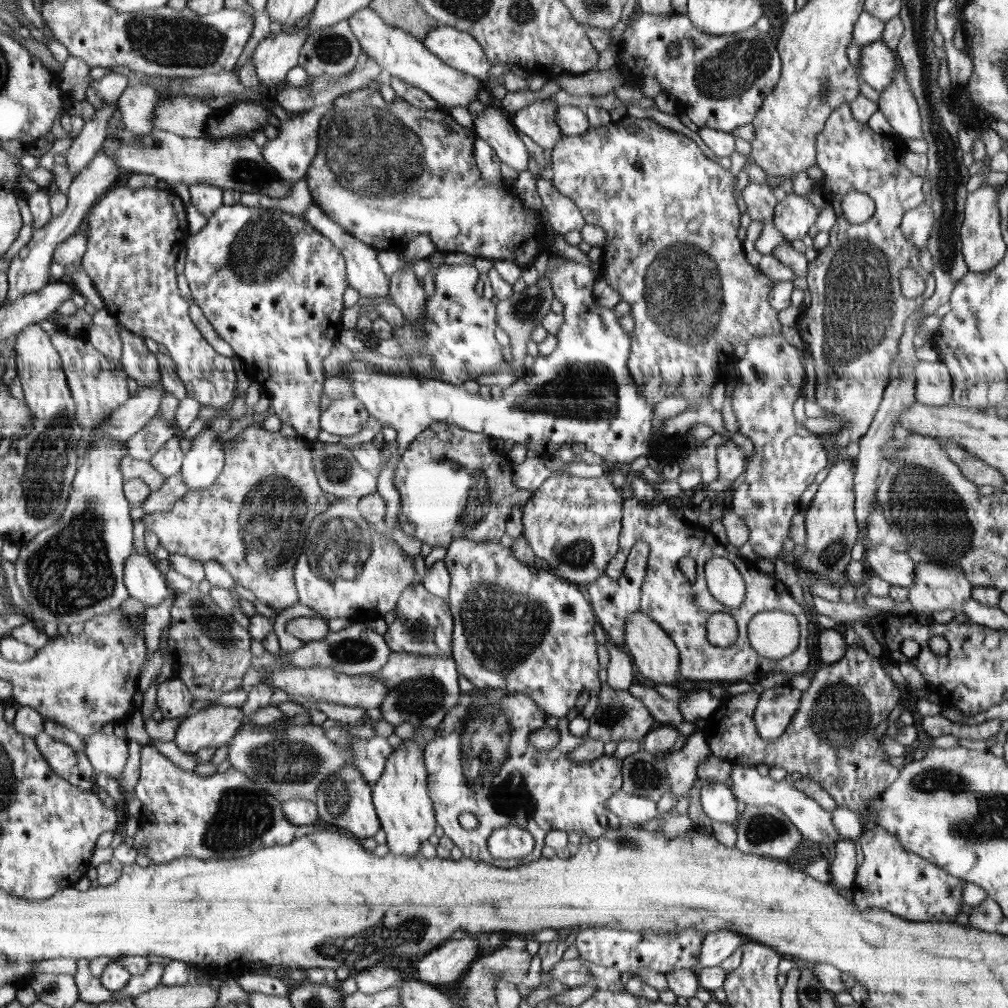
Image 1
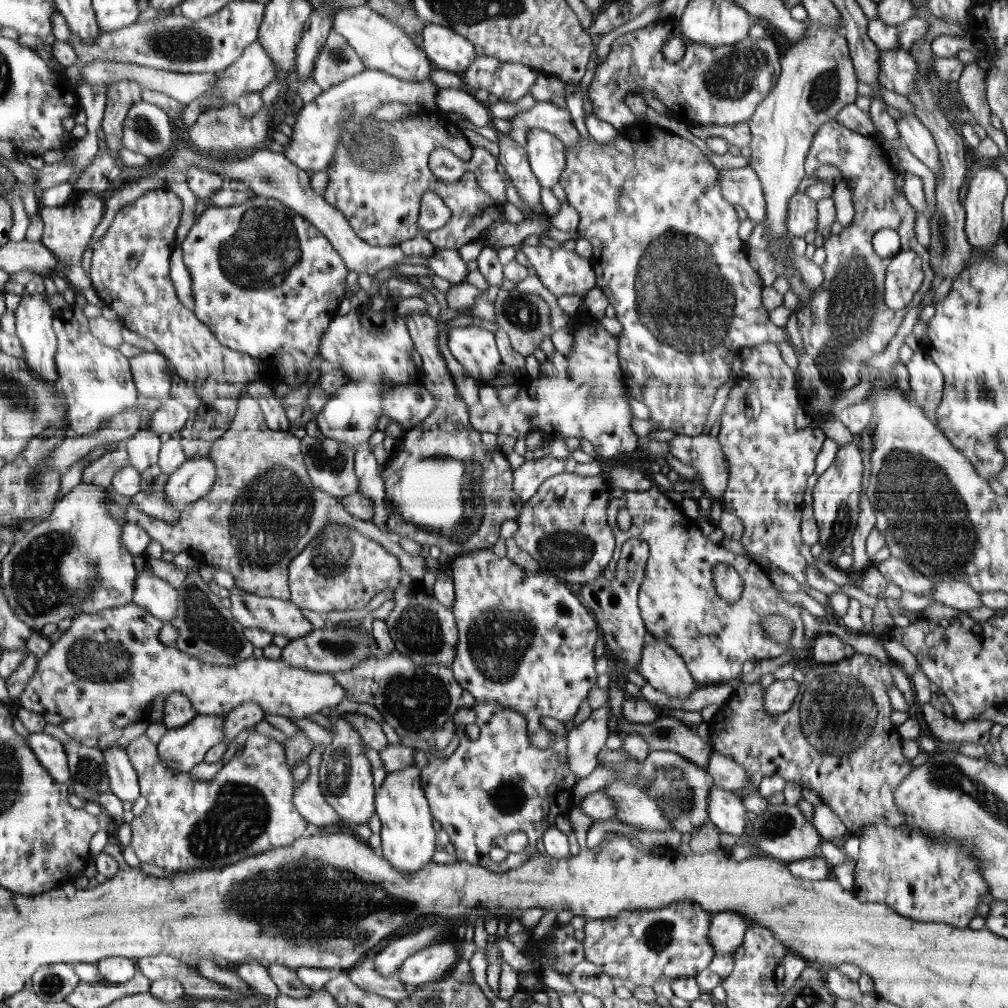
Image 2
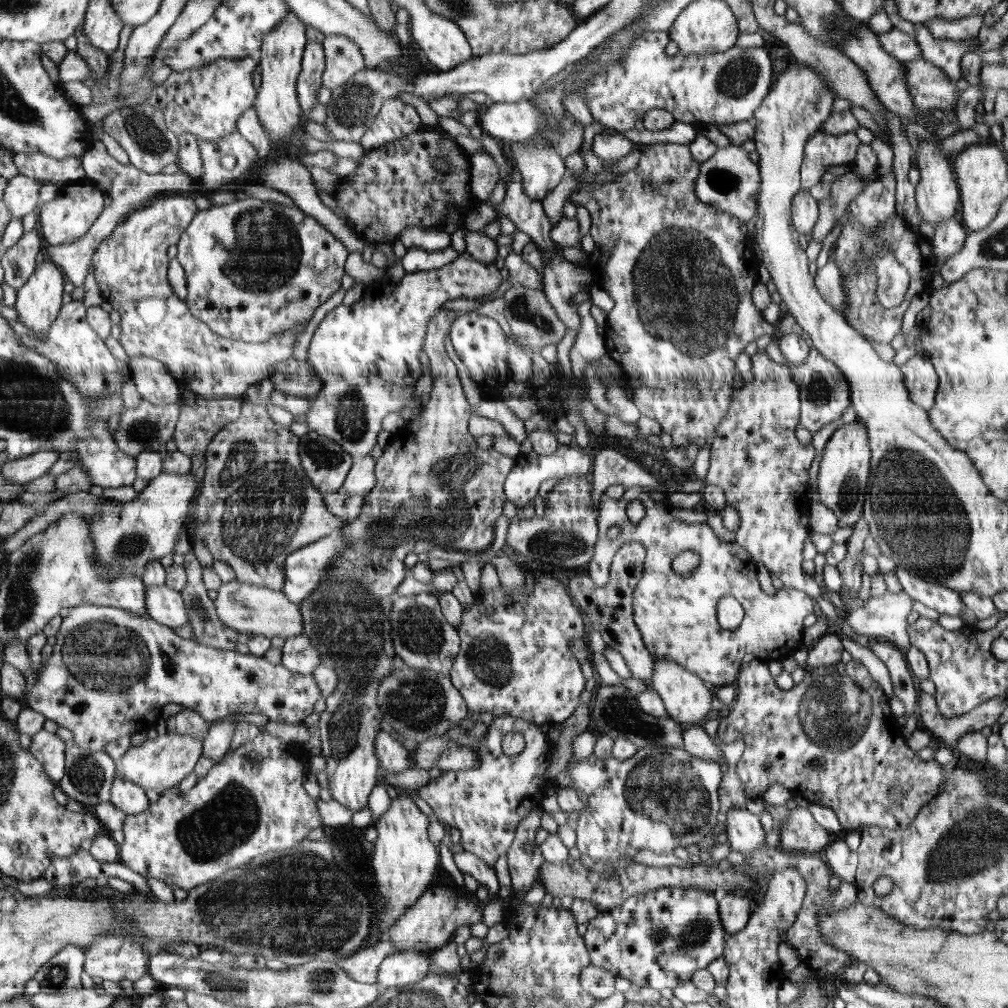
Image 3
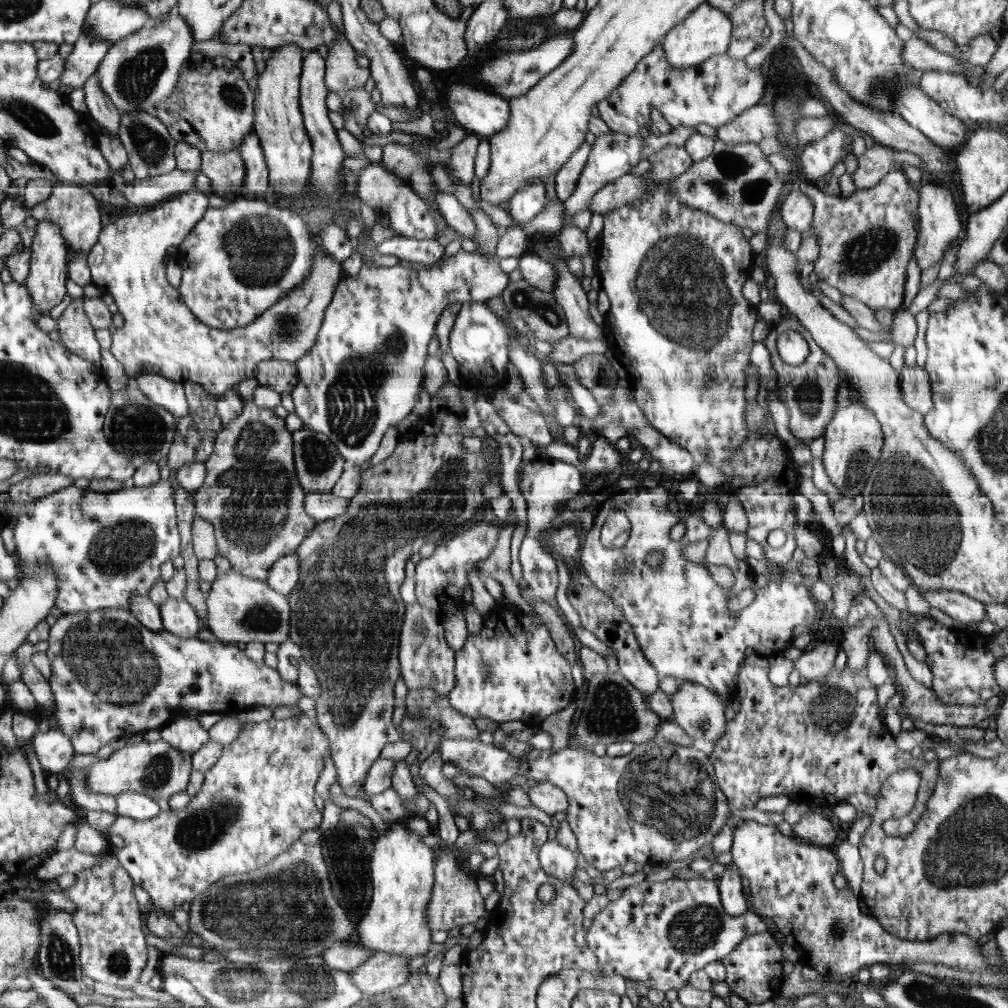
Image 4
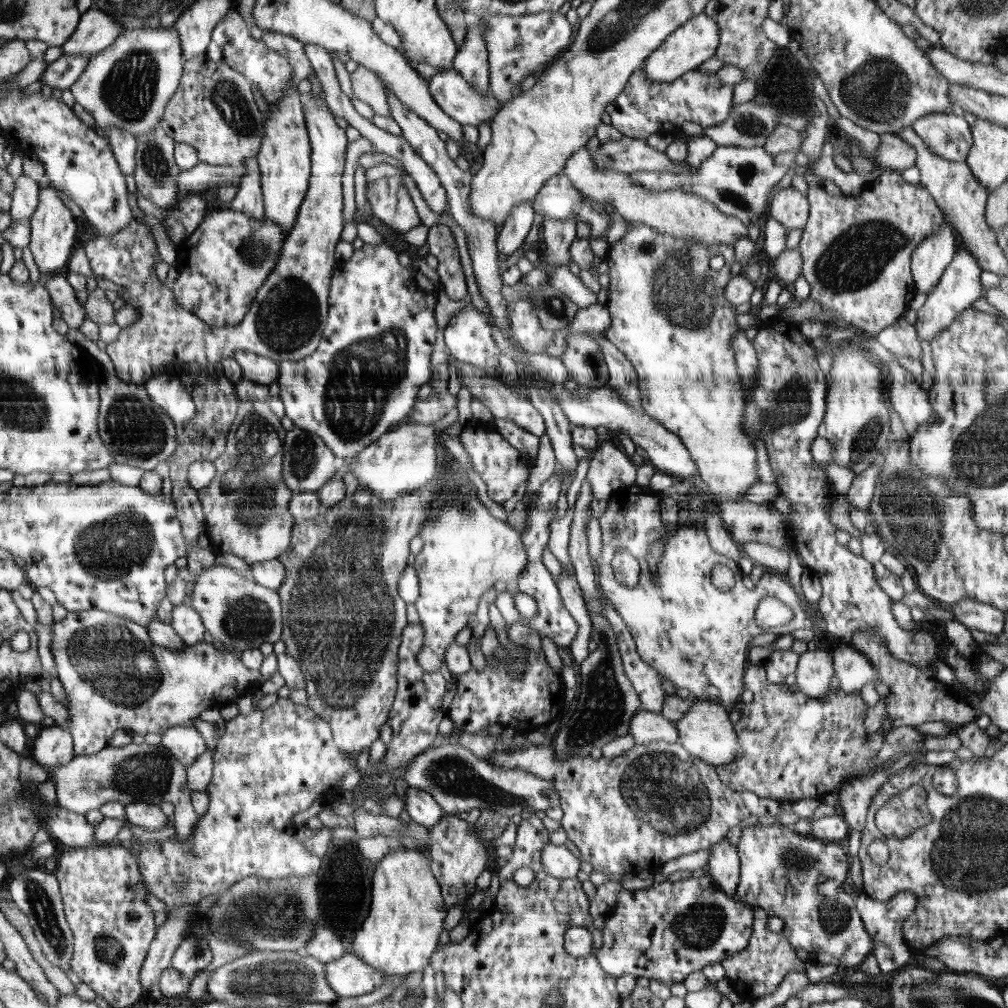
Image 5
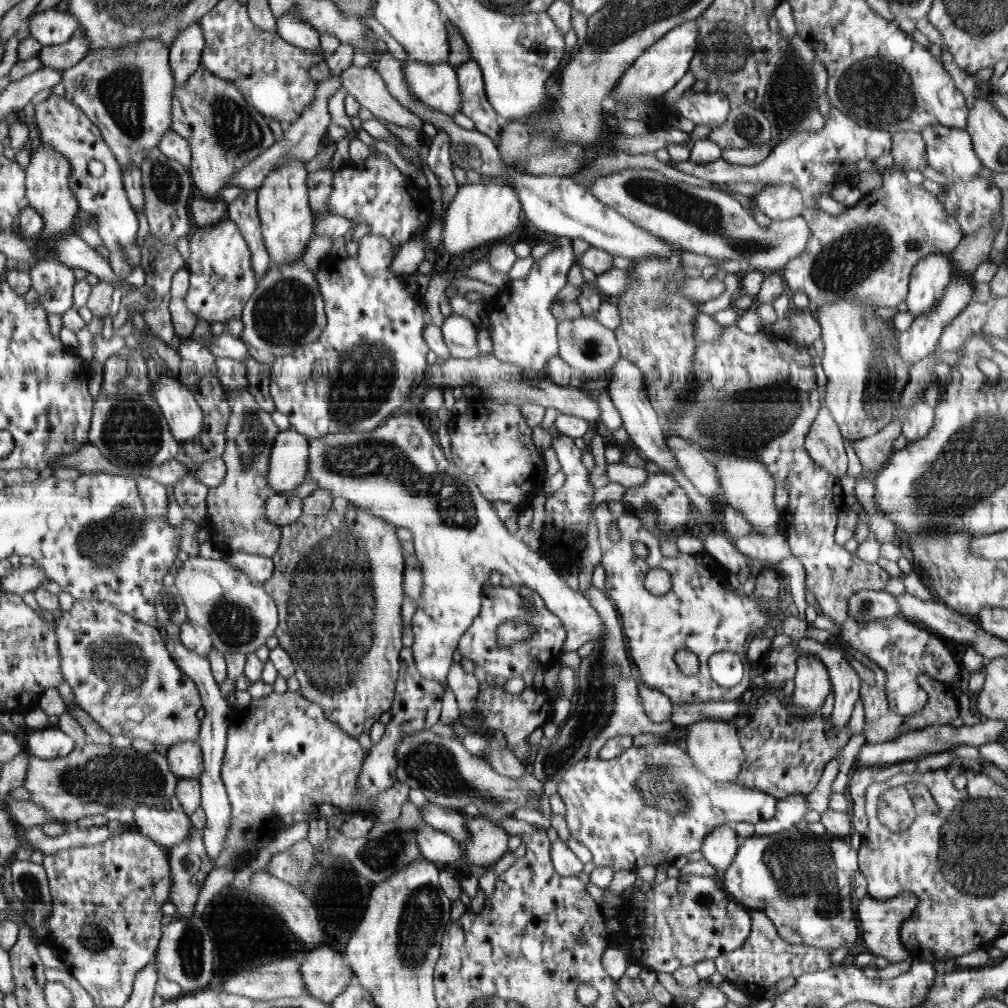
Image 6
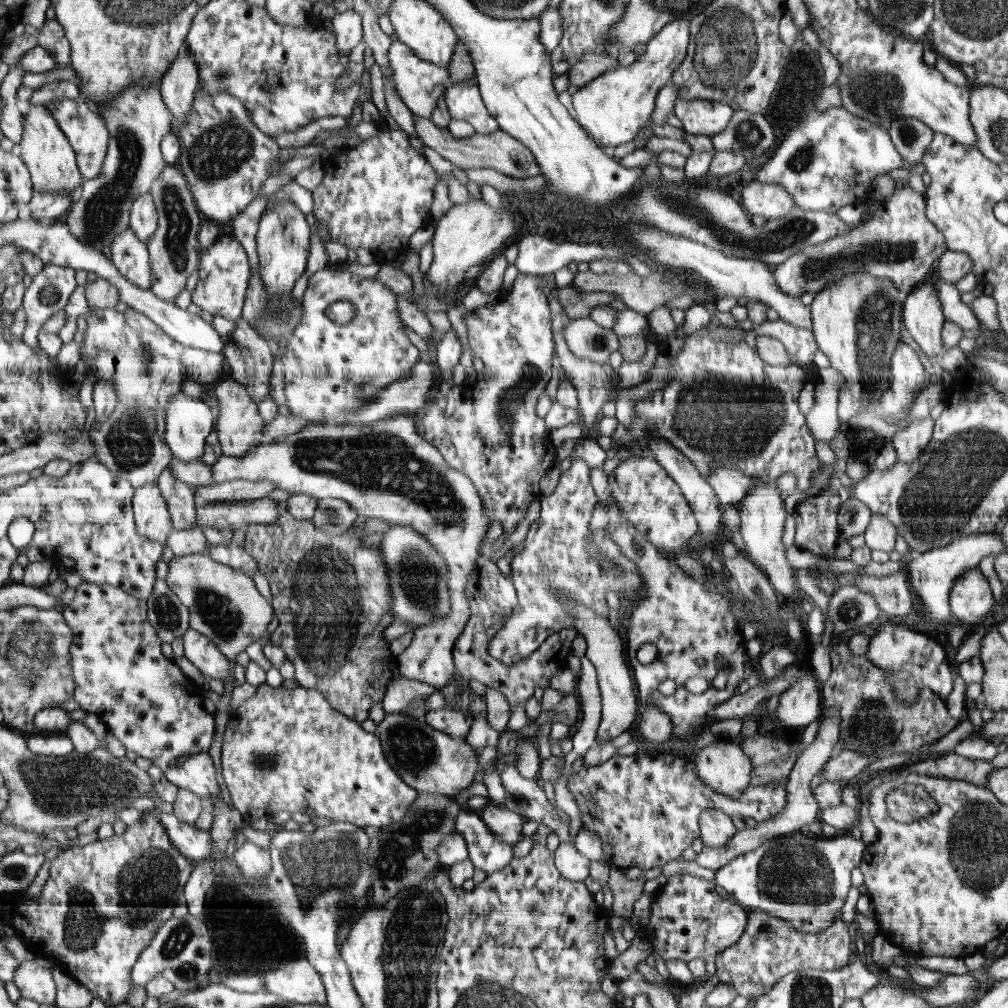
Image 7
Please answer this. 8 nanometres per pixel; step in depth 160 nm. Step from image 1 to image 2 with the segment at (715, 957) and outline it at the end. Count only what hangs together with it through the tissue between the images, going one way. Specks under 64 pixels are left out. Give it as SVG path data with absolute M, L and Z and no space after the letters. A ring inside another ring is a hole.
M736 911L716 913L711 926L711 942L716 955L732 954L742 944L748 927L748 920Z

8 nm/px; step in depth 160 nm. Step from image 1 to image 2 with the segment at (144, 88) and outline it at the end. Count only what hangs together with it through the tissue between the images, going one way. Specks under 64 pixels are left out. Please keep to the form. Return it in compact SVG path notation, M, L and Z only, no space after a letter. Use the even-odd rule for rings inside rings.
M142 100L134 104L124 122L121 143L123 148L140 152L150 161L164 161L177 148L172 140L168 116L154 104Z

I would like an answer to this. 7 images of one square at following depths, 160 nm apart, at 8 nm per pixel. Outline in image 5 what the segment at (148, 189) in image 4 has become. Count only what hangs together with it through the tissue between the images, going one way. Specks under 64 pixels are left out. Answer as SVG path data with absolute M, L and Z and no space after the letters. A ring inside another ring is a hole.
M200 161L193 168L180 170L178 186L183 195L188 192L198 193L209 188L216 188L222 183L232 183L236 179L241 180L244 175L246 175L246 166L243 164L221 166Z

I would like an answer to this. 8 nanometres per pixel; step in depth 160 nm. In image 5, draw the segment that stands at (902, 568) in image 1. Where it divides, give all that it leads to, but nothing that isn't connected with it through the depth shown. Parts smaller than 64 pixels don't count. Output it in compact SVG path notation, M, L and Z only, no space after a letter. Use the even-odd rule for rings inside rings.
M967 598L947 608L954 613L954 620L969 629L976 628L980 632L999 636L1004 634L1005 612L988 603Z

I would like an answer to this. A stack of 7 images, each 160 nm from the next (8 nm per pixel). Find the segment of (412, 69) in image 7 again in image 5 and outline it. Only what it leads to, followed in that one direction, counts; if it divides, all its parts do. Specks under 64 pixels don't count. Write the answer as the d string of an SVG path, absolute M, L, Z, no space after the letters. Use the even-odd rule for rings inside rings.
M448 69L427 80L428 91L444 112L462 126L494 122L496 112L500 110L500 101L490 90L478 93L470 83Z

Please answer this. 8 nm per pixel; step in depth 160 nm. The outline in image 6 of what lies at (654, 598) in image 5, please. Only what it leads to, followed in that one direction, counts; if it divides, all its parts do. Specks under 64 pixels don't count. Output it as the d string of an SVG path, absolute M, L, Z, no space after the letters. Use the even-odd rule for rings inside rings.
M600 502L596 506L596 524L598 525L599 529L599 541L600 541L600 547L602 548L602 561L600 562L601 566L604 567L604 570L606 570L606 589L605 593L607 596L613 601L615 604L615 607L617 608L617 611L620 612L620 616L622 617L622 626L623 626L623 633L628 637L628 652L630 653L630 656L632 657L632 661L634 661L634 664L638 666L638 670L641 674L641 680L644 681L650 688L655 688L656 690L659 690L662 694L665 694L671 702L674 703L684 703L684 702L708 702L708 700L738 700L740 698L740 694L746 690L746 688L750 688L750 684L748 686L744 686L744 688L722 688L722 686L718 686L716 682L713 681L713 678L711 677L709 666L708 666L708 660L710 660L710 656L712 654L716 654L718 652L723 651L730 651L737 656L742 656L742 660L747 657L746 655L746 642L748 642L748 638L750 636L754 636L754 632L763 632L764 628L766 628L767 622L772 618L773 614L776 614L780 608L779 605L779 593L780 593L780 584L778 581L778 574L777 569L775 570L766 570L766 574L762 574L762 580L756 584L756 592L752 592L751 596L747 596L744 593L740 594L734 594L734 590L732 586L734 586L734 578L731 575L730 572L727 571L727 568L723 566L723 564L718 563L708 552L700 552L700 554L678 554L676 558L666 558L666 556L662 556L662 552L660 552L660 544L658 544L658 538L650 532L650 530L644 530L644 526L642 526L642 522L640 522L640 519L636 518L636 516L620 516L616 522L616 528L618 528L618 531L620 530L620 540L618 542L612 542L608 536L606 536L606 526L608 526L608 502ZM635 542L643 543L644 546L648 550L648 555L646 558L638 558L633 552L632 552L632 545ZM660 568L663 570L666 570L670 574L670 579L672 580L672 586L671 591L666 592L666 594L662 594L662 596L654 596L654 594L650 594L646 588L644 588L644 579L646 579L647 573L650 570ZM678 650L688 650L689 652L694 652L696 656L698 656L698 659L700 660L700 672L698 674L691 674L687 675L684 674L679 668L678 665L676 665L676 662L674 662L674 656L676 655L676 652Z

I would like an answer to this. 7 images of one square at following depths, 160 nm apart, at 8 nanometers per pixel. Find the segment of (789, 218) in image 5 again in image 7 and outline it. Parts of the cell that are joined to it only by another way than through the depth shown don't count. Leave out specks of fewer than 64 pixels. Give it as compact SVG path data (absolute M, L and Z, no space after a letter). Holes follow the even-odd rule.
M754 181L745 186L741 192L743 209L748 215L758 214L767 221L788 214L795 206L793 196L785 188Z

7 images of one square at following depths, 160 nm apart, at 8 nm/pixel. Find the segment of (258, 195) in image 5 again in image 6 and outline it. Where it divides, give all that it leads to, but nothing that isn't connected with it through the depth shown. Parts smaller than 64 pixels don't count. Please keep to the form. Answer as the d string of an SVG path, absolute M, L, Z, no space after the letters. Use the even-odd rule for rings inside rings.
M244 189L242 196L236 197L232 203L228 204L227 210L228 218L237 224L251 249L255 277L258 280L264 278L271 260L262 240L262 229L257 211L257 191Z

